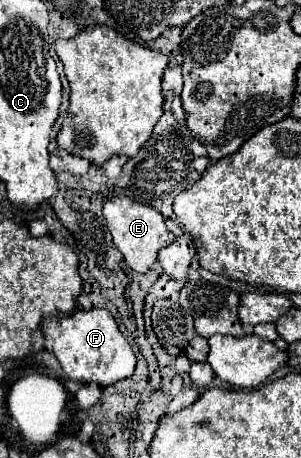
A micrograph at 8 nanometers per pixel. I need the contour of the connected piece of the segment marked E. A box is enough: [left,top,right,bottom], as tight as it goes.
[102,196,174,272]

